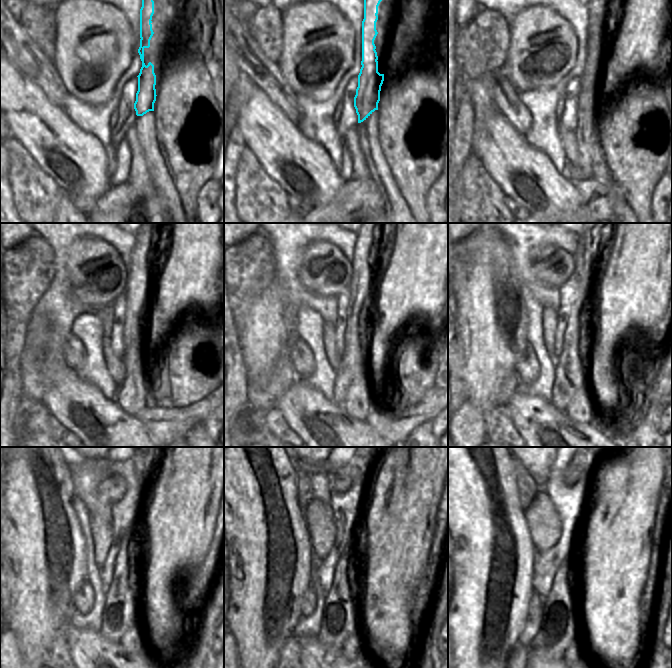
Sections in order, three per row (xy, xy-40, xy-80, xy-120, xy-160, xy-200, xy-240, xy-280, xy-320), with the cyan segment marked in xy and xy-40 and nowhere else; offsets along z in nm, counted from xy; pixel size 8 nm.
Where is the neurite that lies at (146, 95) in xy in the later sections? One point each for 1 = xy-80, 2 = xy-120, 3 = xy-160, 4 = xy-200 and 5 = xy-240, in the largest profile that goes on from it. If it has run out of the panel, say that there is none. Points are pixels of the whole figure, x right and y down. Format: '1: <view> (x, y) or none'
1: xy-80 (589, 97)
2: xy-120 (132, 397)
3: xy-160 (353, 389)
4: xy-200 (574, 394)
5: xy-240 (124, 618)

